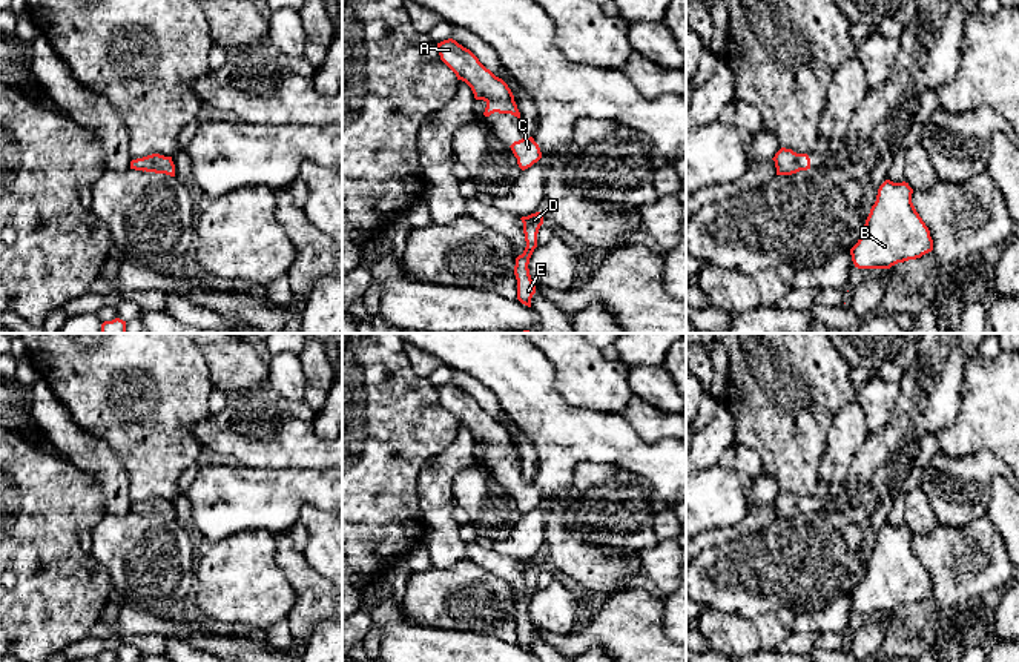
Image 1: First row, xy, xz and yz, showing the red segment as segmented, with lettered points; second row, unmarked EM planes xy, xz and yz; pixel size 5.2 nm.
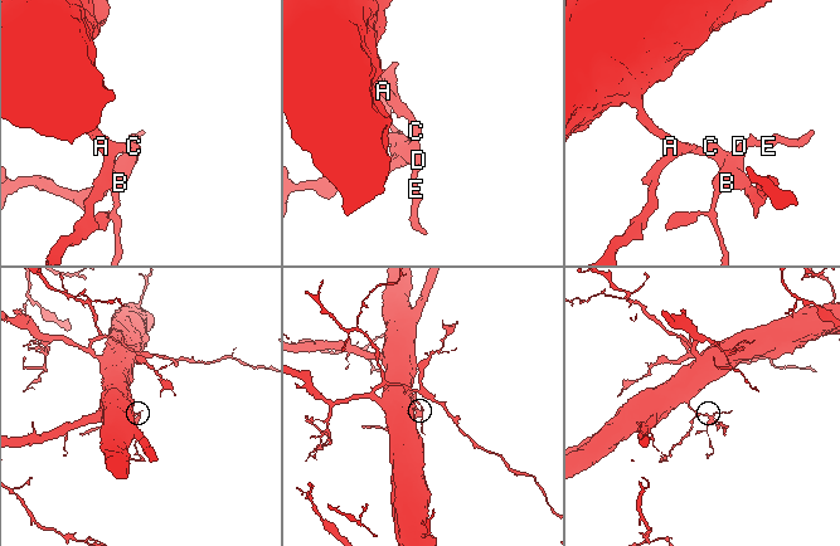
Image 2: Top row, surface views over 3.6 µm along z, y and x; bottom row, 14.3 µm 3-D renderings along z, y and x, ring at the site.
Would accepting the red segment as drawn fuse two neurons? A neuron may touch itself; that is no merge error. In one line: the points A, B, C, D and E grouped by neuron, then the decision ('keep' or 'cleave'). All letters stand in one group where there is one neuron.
groups A B C D E; keep

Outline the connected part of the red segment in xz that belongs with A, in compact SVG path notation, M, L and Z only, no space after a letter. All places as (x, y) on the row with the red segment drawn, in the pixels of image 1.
M453 38L437 43L437 49L440 60L456 74L457 80L471 88L476 100L486 103L485 117L494 112L511 114L520 121L520 112L508 84L486 69L470 49Z

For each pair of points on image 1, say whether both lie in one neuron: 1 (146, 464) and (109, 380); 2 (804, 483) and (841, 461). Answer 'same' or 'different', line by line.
1: same
2: different

